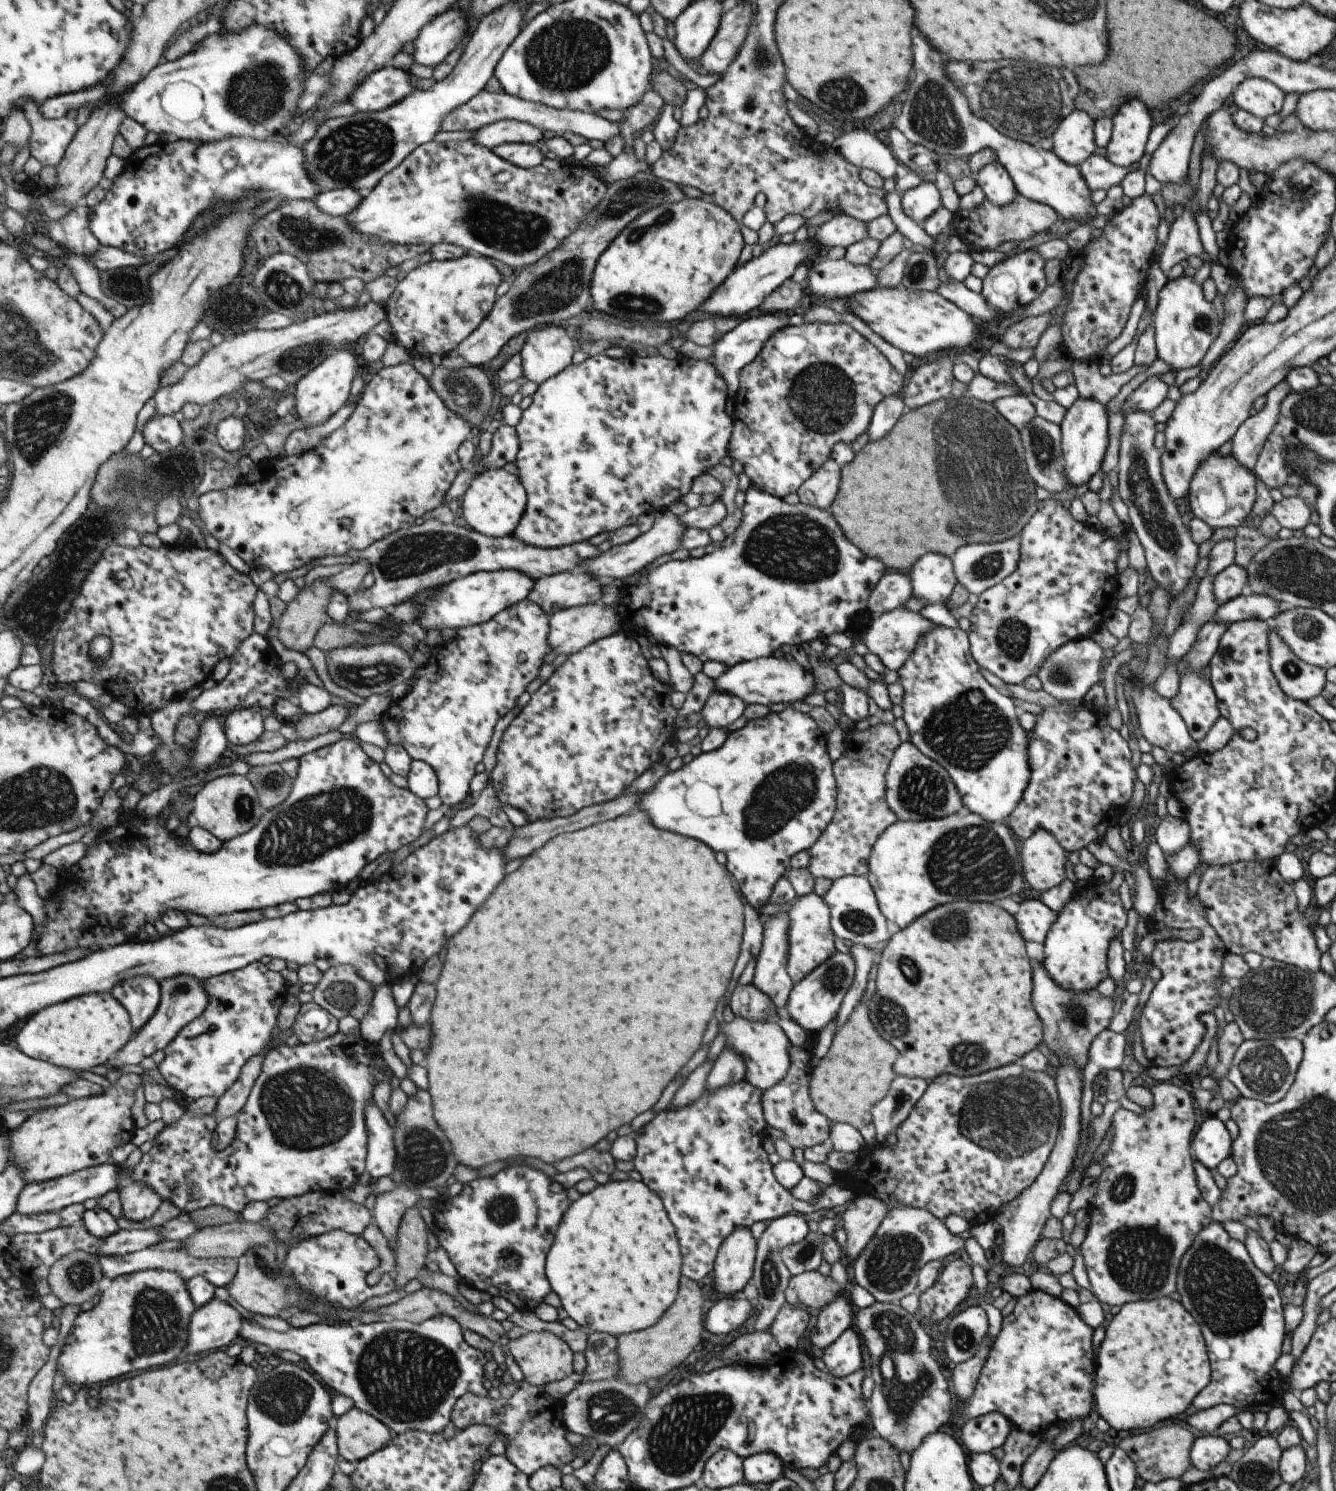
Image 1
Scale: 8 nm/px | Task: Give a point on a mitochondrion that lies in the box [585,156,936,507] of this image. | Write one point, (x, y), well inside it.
(823, 395)

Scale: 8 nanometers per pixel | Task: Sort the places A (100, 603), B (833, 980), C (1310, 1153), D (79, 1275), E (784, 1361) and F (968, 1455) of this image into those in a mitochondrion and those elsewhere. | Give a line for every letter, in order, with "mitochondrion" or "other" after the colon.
A: other
B: mitochondrion
C: mitochondrion
D: mitochondrion
E: other
F: other

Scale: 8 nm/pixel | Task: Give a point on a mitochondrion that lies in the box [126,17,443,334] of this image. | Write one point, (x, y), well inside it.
(353, 150)

